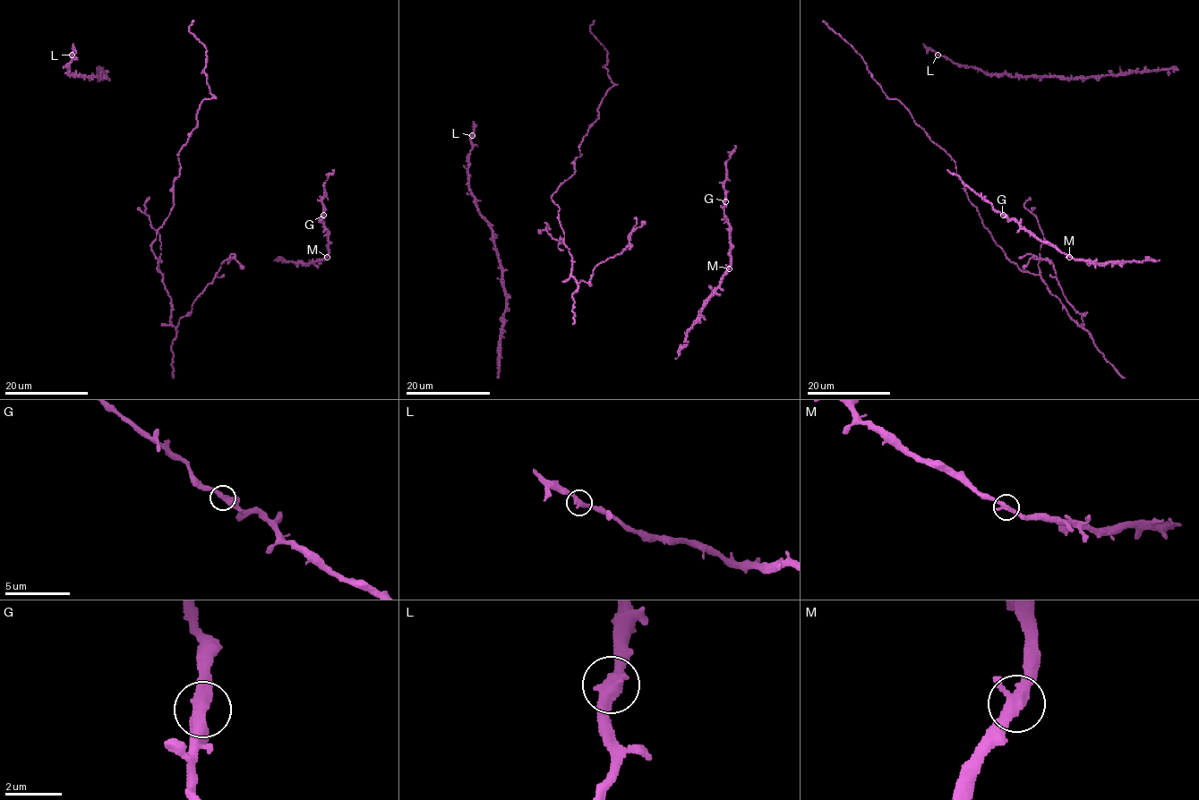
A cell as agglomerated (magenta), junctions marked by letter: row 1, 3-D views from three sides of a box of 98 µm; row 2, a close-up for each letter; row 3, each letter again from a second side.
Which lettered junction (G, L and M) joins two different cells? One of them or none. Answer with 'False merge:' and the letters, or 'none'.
False merge: none

